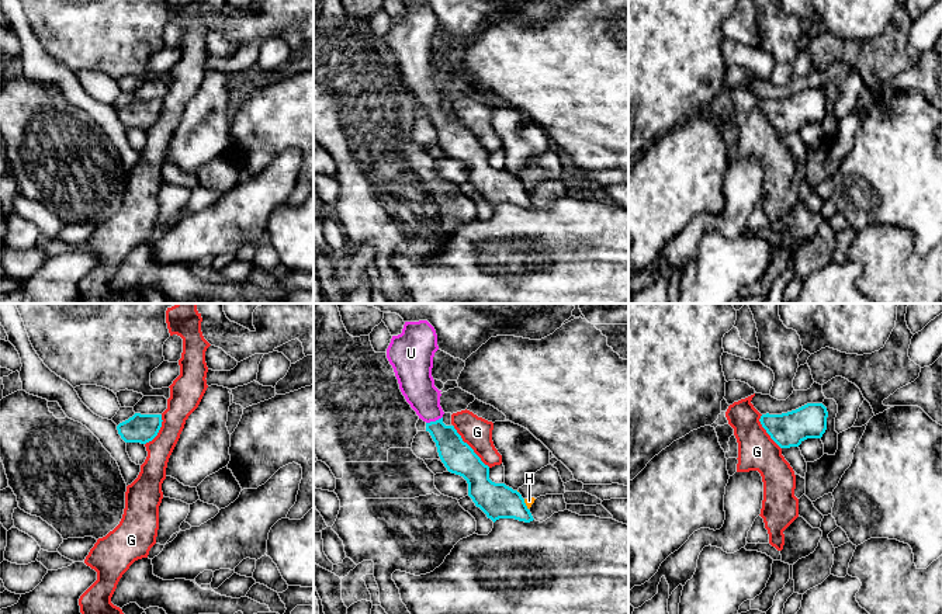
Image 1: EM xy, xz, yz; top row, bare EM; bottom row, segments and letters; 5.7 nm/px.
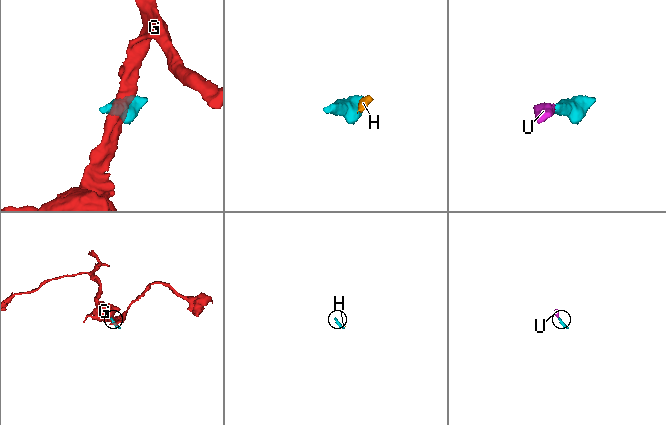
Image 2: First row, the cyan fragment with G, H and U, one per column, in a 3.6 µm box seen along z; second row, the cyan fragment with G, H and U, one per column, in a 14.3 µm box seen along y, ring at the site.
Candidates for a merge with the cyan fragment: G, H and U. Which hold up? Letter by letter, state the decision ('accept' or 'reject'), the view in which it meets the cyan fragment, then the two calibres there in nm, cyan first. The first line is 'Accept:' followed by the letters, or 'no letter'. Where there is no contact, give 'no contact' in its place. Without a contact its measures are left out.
Accept: U
G: reject; contact in xz; calibres 180 and 170 nm
H: reject; contact in xz; calibres 200 and 50 nm
U: accept; contact in xz; calibres 180 and 200 nm

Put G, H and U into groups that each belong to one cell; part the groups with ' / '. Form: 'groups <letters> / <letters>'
groups G / H / U

